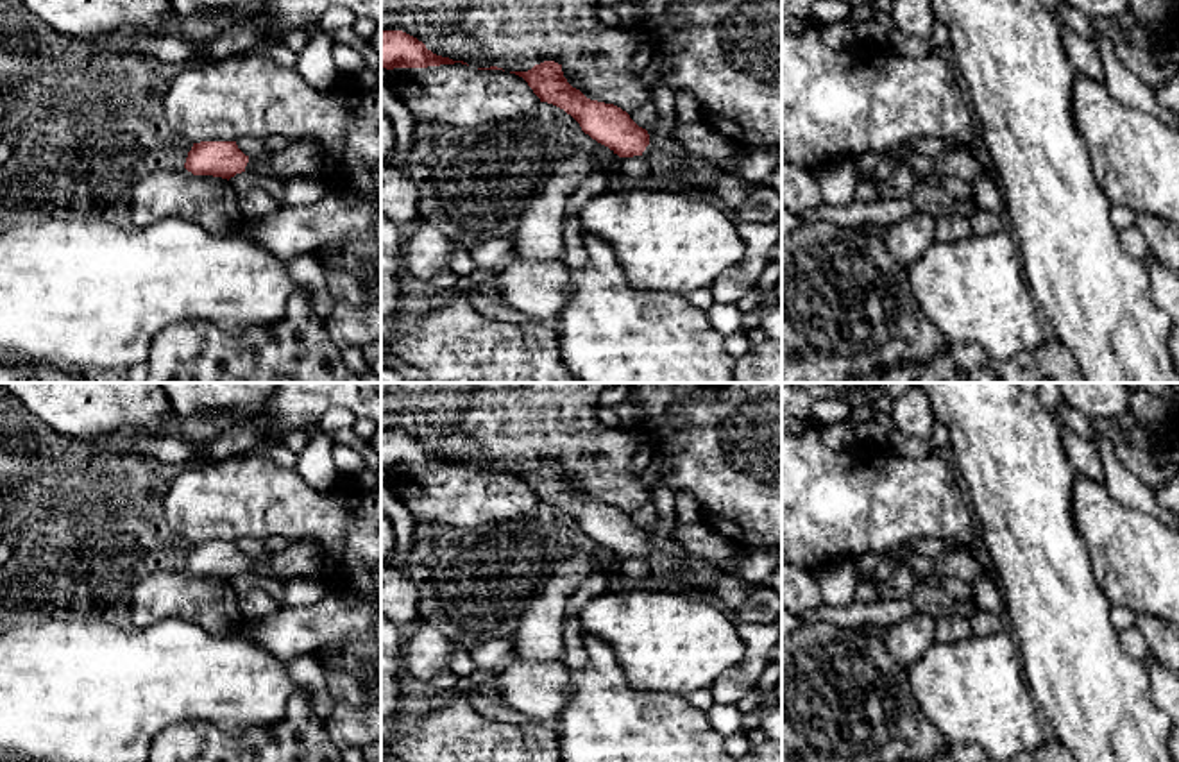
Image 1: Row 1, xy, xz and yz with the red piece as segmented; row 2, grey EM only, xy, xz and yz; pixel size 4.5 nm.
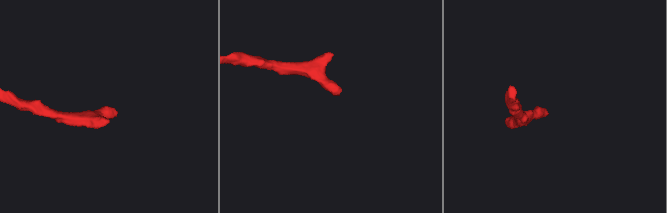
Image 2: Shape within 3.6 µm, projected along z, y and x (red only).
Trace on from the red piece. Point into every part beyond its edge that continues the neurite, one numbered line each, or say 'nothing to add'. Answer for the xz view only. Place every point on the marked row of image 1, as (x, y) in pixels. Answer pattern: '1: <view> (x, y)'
1: xz (668, 160)

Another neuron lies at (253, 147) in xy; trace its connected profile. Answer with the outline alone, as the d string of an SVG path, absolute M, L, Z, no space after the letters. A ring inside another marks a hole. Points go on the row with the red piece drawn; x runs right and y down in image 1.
M242 136L240 140L236 140L236 145L249 157L268 161L272 156L267 150L265 141L259 138Z

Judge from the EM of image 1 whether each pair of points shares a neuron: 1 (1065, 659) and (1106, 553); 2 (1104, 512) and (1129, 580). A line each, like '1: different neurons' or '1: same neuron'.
1: different neurons
2: same neuron

